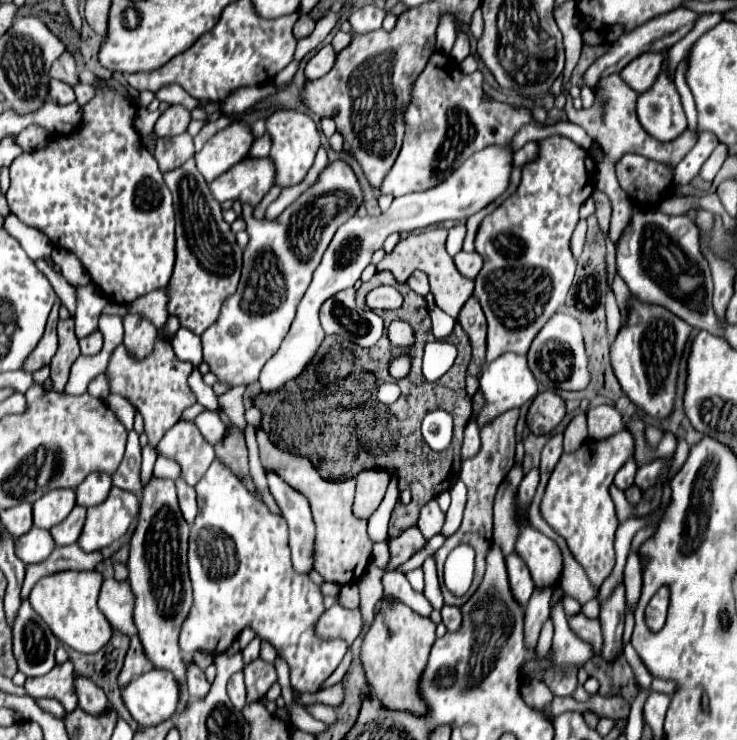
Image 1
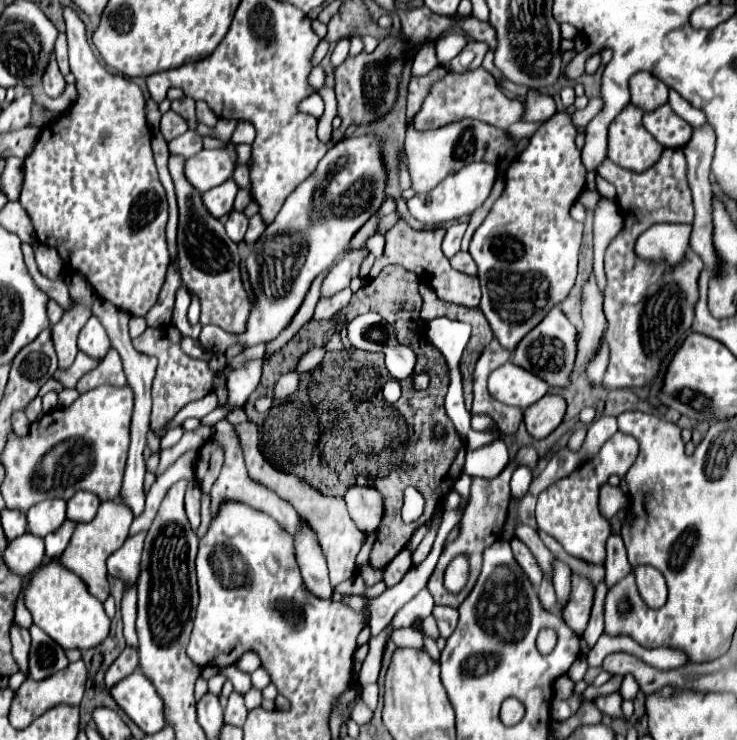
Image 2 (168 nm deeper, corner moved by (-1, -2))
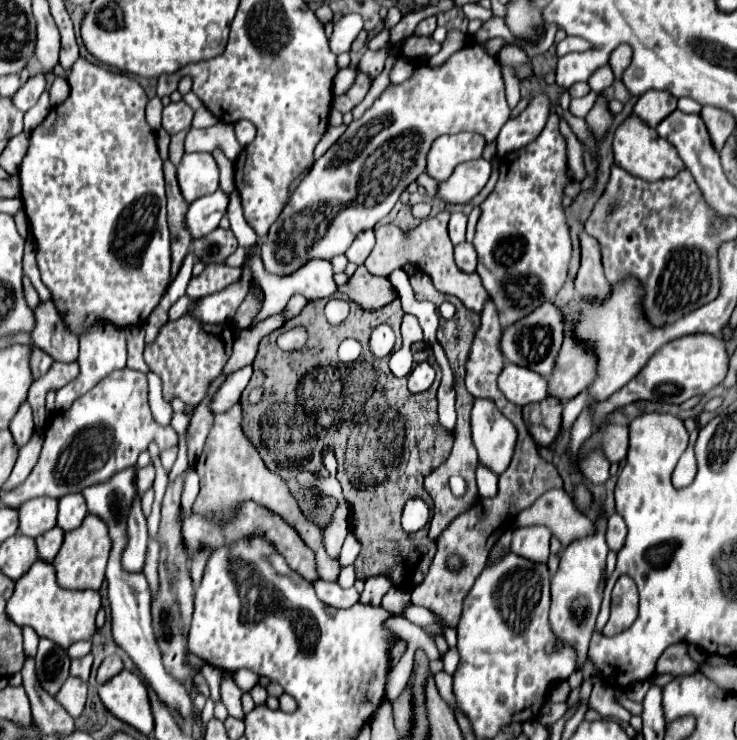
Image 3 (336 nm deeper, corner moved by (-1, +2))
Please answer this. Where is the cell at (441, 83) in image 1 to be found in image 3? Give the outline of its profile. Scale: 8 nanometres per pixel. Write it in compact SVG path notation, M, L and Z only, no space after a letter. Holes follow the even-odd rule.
M472 132L440 136L428 152L428 174L438 182L444 182L458 164L480 158L484 146L486 140Z

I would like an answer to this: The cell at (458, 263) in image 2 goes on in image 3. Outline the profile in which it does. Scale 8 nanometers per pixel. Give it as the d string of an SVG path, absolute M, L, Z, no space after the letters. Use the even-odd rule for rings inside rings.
M462 242L454 248L454 262L462 272L474 272L476 270L476 250L470 242Z

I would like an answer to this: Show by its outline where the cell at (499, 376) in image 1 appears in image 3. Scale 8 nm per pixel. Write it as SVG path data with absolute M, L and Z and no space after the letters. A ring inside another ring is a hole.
M506 364L500 378L498 378L498 388L502 390L502 394L516 406L526 406L532 402L540 402L548 396L546 388L546 378L542 378L540 374L516 366L516 364Z

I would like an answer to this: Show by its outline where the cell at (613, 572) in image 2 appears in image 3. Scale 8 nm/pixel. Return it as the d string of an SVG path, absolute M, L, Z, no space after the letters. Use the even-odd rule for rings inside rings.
M614 512L614 514L608 518L608 532L606 532L606 540L608 540L610 550L616 550L616 552L620 550L620 546L624 544L626 532L628 532L628 528L626 528L624 518L622 518L618 512Z

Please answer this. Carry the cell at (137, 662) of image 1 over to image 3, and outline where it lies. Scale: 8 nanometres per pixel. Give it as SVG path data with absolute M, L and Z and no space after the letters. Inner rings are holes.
M108 656L98 668L98 676L96 676L98 684L104 684L106 680L114 678L122 668L124 668L124 664L122 664L122 660L118 656Z

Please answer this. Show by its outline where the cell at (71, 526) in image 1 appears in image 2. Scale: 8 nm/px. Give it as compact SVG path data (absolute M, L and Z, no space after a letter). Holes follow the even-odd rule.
M66 520L56 532L48 534L44 538L44 542L46 542L46 558L58 558L58 556L62 556L62 552L66 550L66 546L68 546L74 530L76 530L76 522Z

